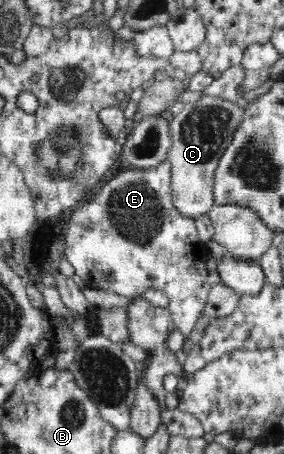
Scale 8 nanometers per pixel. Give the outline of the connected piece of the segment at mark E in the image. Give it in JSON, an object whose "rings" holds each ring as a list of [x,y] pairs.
{"rings":[[[168,159],[156,167],[131,167],[107,181],[97,195],[90,195],[87,200],[77,203],[66,229],[64,257],[87,286],[103,293],[133,299],[142,296],[147,289],[164,291],[169,297],[168,310],[174,320],[174,329],[188,339],[207,305],[210,289],[204,262],[207,253],[205,242],[198,236],[195,220],[176,212],[171,197],[171,171]]]}

